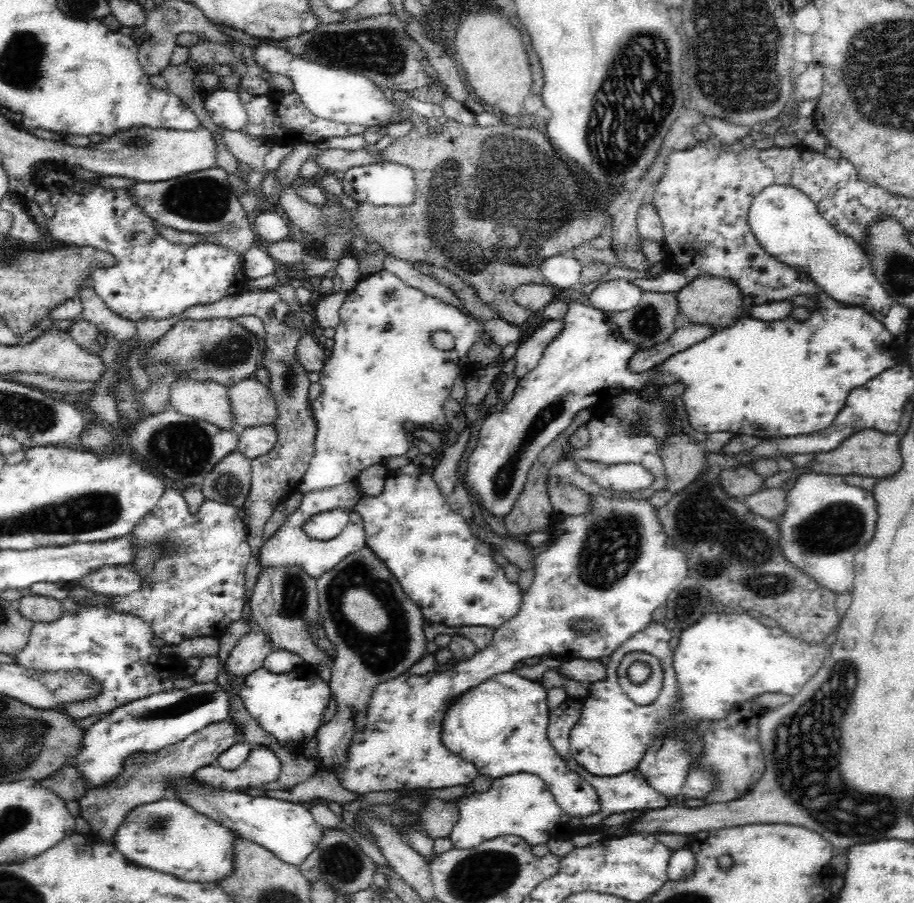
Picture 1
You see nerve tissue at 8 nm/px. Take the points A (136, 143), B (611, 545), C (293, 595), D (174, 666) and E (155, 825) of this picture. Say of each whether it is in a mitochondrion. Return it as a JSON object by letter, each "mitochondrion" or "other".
{"A":"mitochondrion","B":"mitochondrion","C":"mitochondrion","D":"other","E":"mitochondrion"}

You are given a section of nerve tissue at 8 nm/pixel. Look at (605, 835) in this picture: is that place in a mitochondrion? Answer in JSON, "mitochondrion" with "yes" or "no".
{"mitochondrion":"no"}

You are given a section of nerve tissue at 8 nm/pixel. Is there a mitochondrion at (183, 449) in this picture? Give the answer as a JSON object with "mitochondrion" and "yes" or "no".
{"mitochondrion":"yes"}

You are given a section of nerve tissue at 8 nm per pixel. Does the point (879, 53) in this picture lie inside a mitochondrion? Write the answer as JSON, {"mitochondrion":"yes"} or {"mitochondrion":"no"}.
{"mitochondrion":"yes"}

